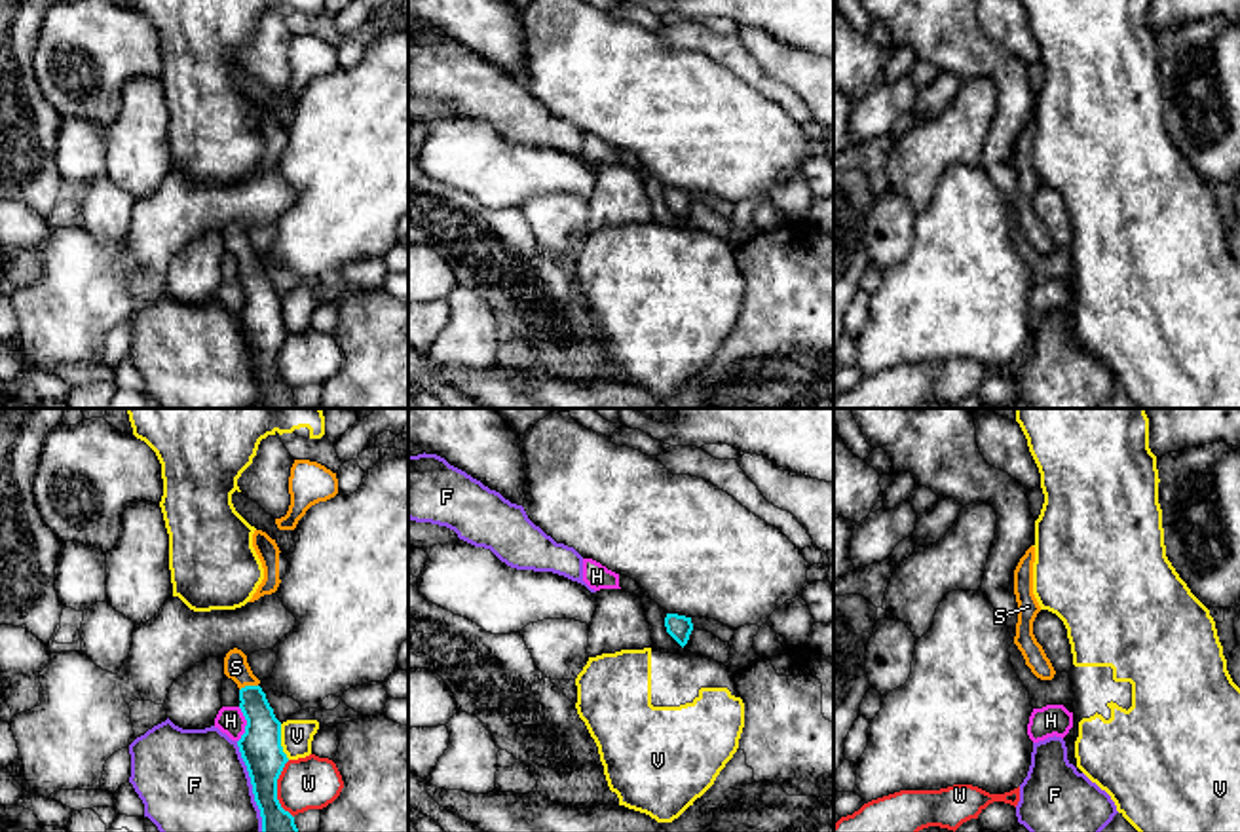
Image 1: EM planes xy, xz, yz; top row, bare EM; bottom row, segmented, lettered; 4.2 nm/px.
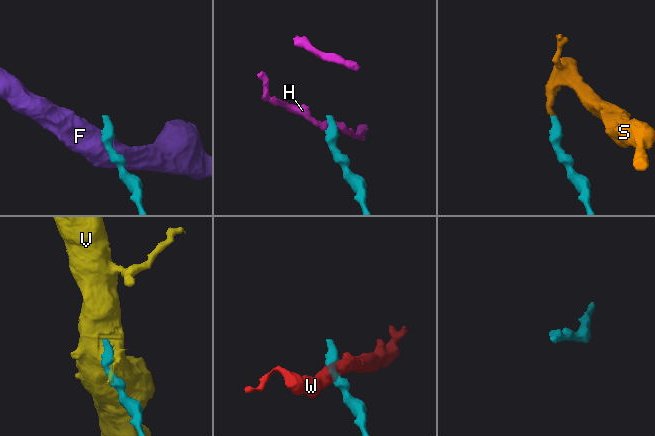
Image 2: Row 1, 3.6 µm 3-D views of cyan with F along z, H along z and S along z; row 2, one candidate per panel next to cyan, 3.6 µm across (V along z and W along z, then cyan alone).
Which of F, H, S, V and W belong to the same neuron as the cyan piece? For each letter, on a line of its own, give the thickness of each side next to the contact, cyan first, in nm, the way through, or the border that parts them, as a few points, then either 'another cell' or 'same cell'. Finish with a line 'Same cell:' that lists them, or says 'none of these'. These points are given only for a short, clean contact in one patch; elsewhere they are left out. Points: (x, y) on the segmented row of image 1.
F: 180 nm thick on the cyan side, 440 nm on the other; border along xy (236, 741), (263, 831); another cell
H: 180 nm thick on the cyan side, 120 nm on the other; border along xy (240, 707), (245, 718), (245, 732), (238, 741); another cell
S: 170 nm thick on the cyan side, 110 nm on the other; runs through xy (261, 743), (261, 717), (247, 686), (236, 667); same cell
V: 180 nm thick on the cyan side, 140 nm on the other; border along xy (280, 724), (280, 745), (289, 758); another cell
W: 180 nm thick on the cyan side, 220 nm on the other; border along xy (287, 760), (278, 779), (278, 802), (293, 817); another cell
Same cell: S

